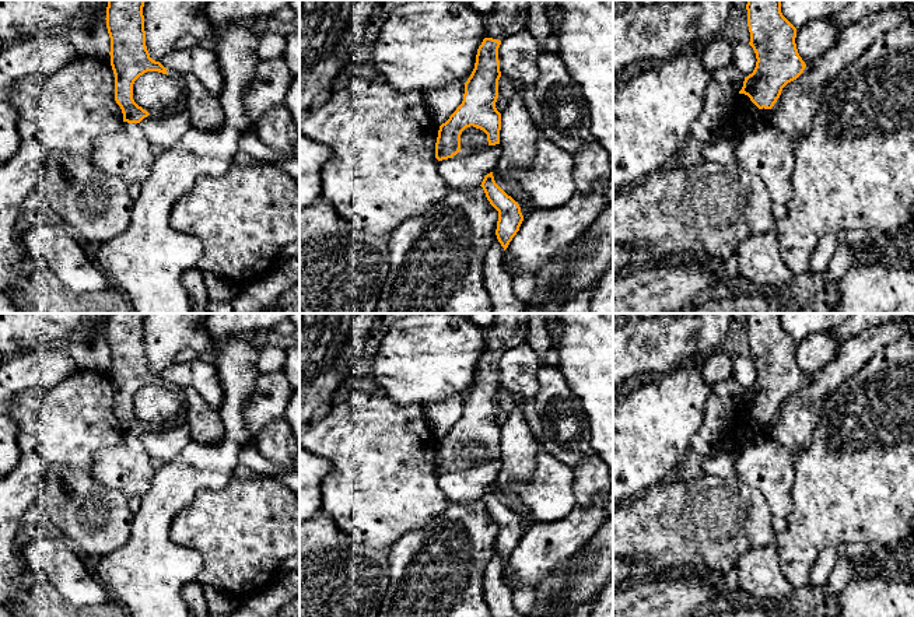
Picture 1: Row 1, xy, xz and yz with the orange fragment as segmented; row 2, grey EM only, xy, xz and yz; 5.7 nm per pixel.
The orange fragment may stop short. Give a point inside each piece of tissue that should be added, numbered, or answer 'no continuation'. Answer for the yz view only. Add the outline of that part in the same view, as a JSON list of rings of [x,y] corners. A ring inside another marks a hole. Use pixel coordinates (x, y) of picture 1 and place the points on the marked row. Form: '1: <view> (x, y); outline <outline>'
no continuation

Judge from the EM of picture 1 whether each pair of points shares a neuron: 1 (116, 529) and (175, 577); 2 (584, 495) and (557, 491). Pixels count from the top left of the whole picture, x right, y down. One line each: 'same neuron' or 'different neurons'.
1: different neurons
2: different neurons

